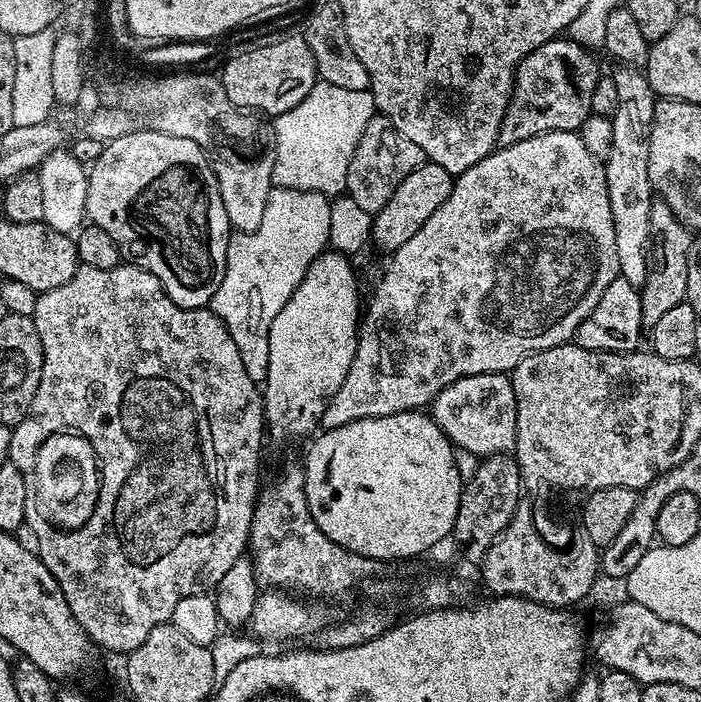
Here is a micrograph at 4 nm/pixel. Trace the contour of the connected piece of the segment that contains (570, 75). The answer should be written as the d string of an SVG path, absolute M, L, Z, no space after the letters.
M557 38L538 46L538 50L530 50L530 54L526 54L526 58L522 58L516 67L516 80L512 83L512 96L508 99L506 114L502 118L499 143L506 145L522 142L526 138L534 138L534 134L547 132L577 131L582 122L586 122L586 118L592 115L590 97L594 95L594 86L602 75L596 55L593 49L571 38Z

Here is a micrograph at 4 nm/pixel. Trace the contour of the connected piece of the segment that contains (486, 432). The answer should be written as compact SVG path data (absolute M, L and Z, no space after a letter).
M495 372L494 374L474 374L466 378L458 378L446 390L442 390L432 399L430 415L438 427L447 434L448 440L455 447L470 450L471 454L483 458L499 452L508 454L516 446L516 399L511 375Z

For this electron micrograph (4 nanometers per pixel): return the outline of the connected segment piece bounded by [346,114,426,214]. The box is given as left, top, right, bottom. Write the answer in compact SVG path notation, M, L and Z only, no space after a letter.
M379 114L374 115L370 122L366 122L366 130L362 130L362 138L358 138L354 158L350 158L350 170L346 174L346 195L354 202L358 202L362 210L374 214L382 210L386 202L390 202L390 194L398 190L402 178L418 170L418 166L424 163L424 152L418 150L418 146L414 146L410 138L403 136L392 120Z

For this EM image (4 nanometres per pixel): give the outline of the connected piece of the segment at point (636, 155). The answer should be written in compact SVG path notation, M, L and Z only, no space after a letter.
M620 66L611 73L614 86L618 86L618 110L614 110L614 114L610 117L614 126L614 138L610 141L610 154L604 160L604 169L606 170L606 190L610 190L610 214L614 214L614 247L618 250L618 266L620 267L620 275L626 278L626 282L637 286L643 284L644 279L648 277L648 257L650 255L650 206L654 199L654 189L650 182L650 130L654 122L654 106L657 102L657 95L652 91L647 75L641 69Z

